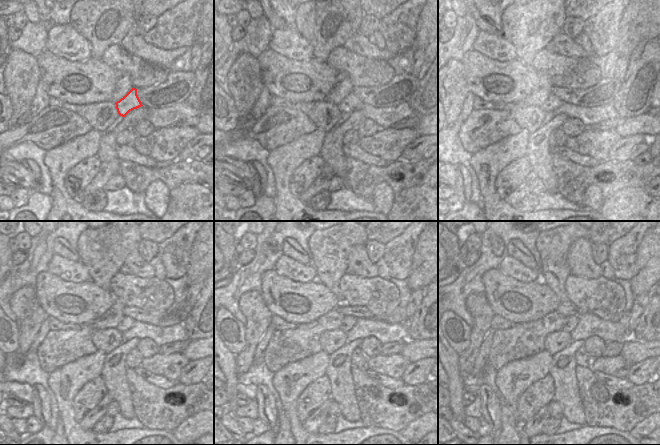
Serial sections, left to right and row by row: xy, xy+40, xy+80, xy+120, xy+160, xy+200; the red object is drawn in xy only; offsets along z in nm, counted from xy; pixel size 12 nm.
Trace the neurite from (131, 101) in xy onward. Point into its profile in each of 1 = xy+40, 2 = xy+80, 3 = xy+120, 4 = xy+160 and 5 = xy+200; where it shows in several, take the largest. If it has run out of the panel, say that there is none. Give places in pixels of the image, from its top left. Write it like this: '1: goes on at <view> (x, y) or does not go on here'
1: goes on at xy+40 (351, 103)
2: goes on at xy+80 (575, 100)
3: goes on at xy+120 (126, 323)
4: goes on at xy+160 (348, 322)
5: goes on at xy+200 (570, 322)

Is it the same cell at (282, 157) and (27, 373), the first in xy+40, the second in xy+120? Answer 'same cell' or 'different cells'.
different cells

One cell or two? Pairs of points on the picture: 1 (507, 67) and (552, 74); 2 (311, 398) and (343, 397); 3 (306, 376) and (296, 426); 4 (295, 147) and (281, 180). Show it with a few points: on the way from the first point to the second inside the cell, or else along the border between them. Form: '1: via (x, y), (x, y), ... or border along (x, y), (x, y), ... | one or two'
1: via (518, 74), (541, 74) | one
2: border along (325, 374), (330, 383), (331, 397) | two
3: via (294, 388), (291, 391), (291, 414) | one
4: via (291, 155), (283, 163), (282, 172) | one

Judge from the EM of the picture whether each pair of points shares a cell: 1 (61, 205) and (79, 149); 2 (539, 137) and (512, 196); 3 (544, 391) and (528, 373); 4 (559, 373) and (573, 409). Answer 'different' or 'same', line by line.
1: same
2: same
3: different
4: same

